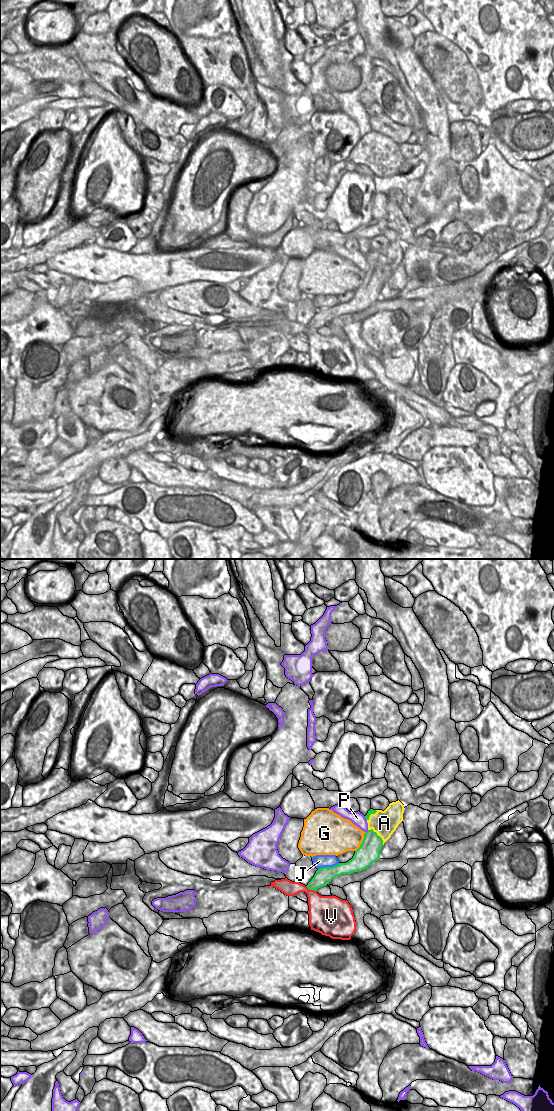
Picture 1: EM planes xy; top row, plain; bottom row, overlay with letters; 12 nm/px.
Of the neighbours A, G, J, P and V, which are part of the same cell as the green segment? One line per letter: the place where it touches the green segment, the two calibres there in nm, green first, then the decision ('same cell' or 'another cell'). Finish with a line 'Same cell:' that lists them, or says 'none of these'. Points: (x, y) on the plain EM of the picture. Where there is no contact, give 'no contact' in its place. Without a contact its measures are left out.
A: xy (377, 275) | 260/300 nm | another cell
G: xy (362, 282) | 260/380 nm | another cell
J: xy (328, 307) | 200/170 nm | another cell
P: xy (367, 271) | 260/160 nm | another cell
V: xy (311, 329) | 200/280 nm | another cell
Same cell: none of these

